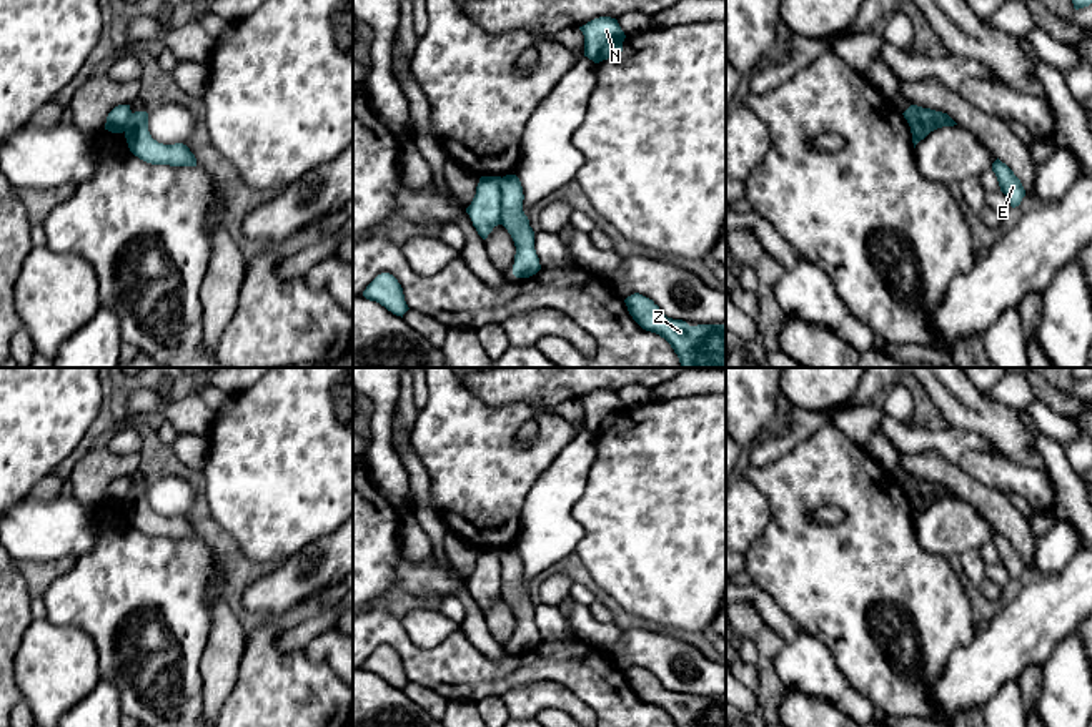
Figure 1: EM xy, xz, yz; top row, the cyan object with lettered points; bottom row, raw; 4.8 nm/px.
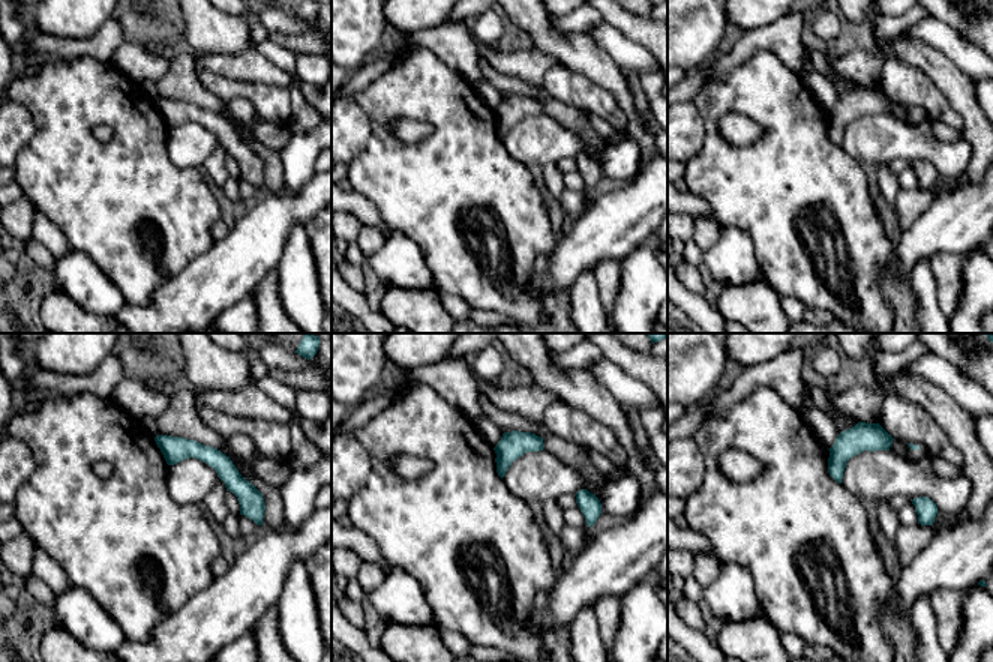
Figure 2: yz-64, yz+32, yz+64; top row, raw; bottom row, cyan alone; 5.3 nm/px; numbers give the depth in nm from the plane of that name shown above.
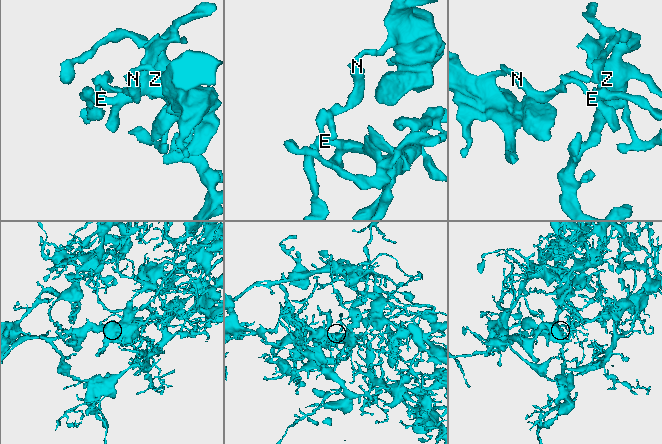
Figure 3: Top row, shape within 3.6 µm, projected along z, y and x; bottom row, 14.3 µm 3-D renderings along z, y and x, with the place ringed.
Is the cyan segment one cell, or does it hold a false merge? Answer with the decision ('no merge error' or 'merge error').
no merge error

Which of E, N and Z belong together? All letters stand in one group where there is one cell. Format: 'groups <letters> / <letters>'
groups E N Z

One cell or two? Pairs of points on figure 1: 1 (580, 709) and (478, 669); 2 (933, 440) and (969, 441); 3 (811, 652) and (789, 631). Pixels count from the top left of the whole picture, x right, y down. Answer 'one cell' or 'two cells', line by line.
1: two cells
2: one cell
3: two cells

